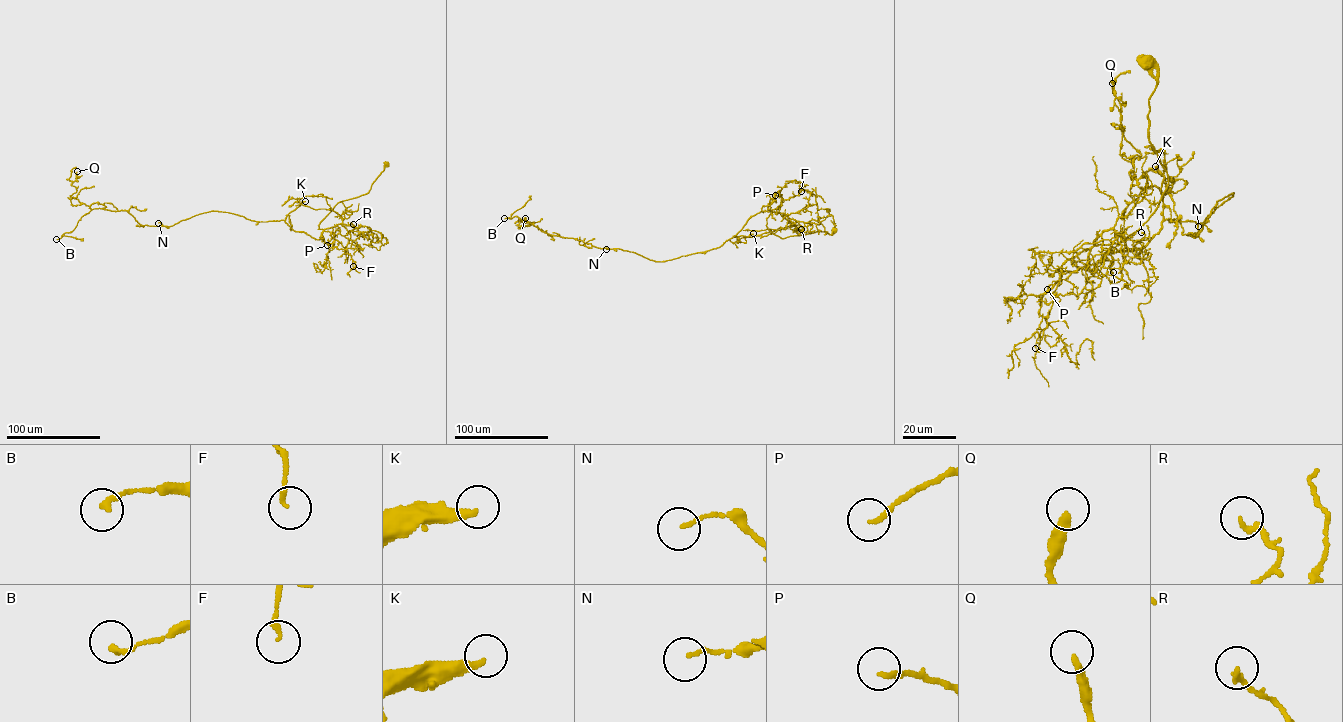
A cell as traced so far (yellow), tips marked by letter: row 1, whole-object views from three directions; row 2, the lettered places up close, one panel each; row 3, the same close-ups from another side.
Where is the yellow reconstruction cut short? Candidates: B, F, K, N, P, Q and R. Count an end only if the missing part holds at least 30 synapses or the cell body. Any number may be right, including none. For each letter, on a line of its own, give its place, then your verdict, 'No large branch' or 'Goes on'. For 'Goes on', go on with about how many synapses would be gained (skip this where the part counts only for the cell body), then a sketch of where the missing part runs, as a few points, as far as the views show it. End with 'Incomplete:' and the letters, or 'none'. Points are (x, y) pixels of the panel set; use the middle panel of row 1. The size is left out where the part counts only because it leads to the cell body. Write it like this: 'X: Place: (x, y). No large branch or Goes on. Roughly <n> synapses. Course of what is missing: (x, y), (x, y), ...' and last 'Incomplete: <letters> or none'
B: Place: (504, 218). No large branch
F: Place: (801, 191). No large branch
K: Place: (753, 233). Goes on. Roughly 350 synapses. Course of what is missing: (753, 233), (774, 225), (786, 212), (794, 214), (798, 210), (789, 220)
N: Place: (606, 249). No large branch
P: Place: (775, 195). No large branch
Q: Place: (525, 218). No large branch
R: Place: (801, 229). No large branch
Incomplete: K

